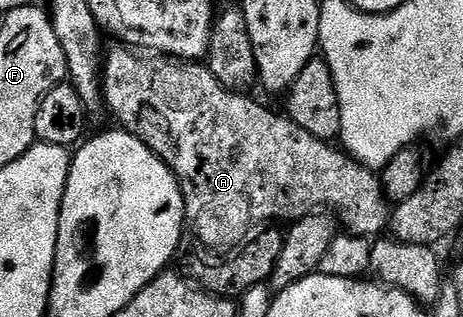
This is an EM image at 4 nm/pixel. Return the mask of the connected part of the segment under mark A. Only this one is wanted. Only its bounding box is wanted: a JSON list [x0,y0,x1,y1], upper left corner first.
[102,46,392,248]

